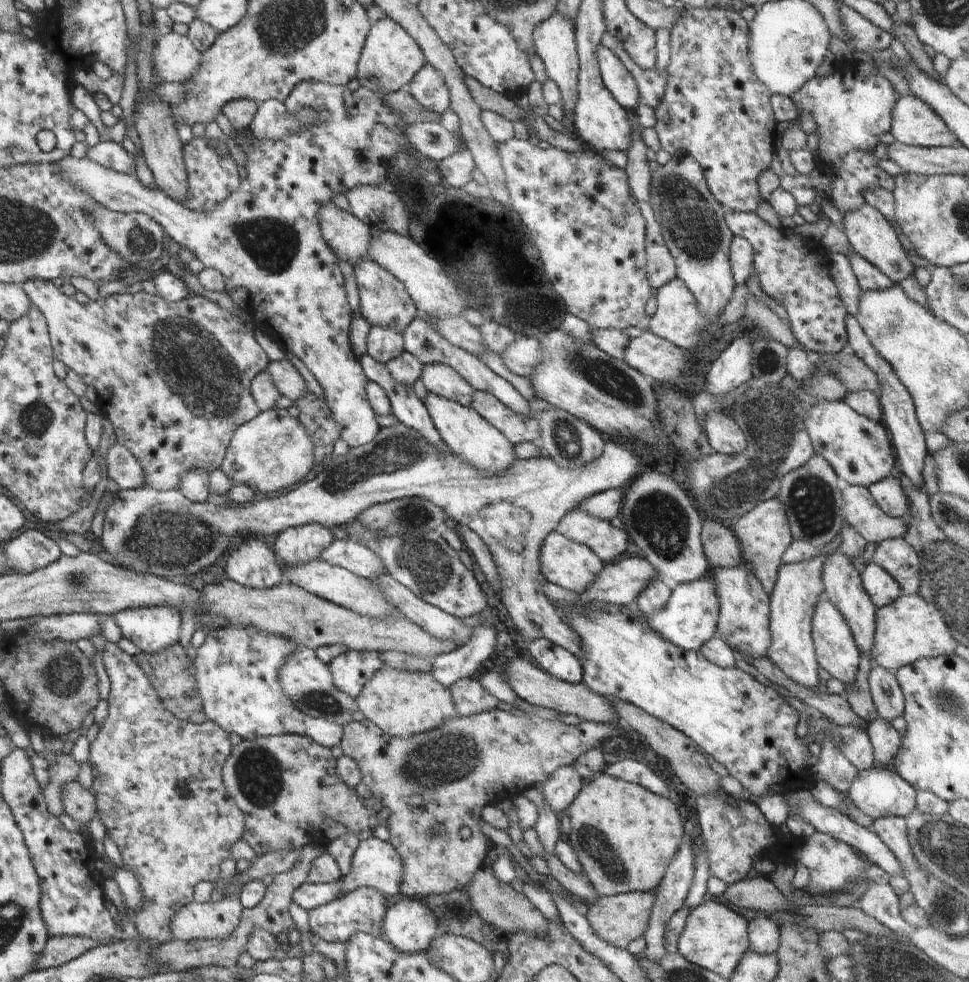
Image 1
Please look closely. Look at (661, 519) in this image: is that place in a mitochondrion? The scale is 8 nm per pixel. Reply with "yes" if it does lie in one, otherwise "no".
yes

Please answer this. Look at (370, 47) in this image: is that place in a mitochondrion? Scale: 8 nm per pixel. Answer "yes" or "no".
no

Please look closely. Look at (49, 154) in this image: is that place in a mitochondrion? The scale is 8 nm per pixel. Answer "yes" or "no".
no

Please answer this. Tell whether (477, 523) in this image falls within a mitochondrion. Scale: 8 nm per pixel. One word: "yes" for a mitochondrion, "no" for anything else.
no

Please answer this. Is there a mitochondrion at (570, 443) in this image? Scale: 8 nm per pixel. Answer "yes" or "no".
yes

